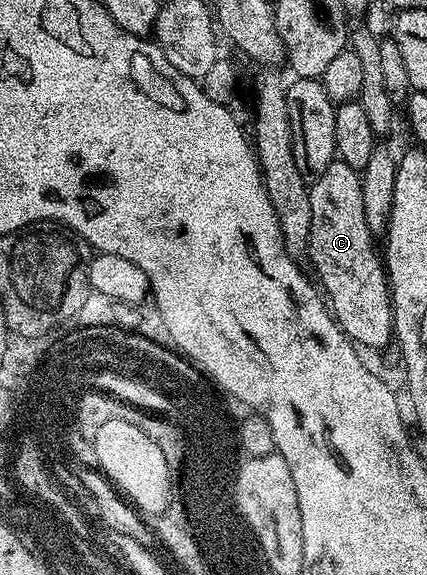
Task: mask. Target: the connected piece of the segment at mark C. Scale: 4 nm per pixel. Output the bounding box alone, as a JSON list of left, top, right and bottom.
[307,158,395,350]

